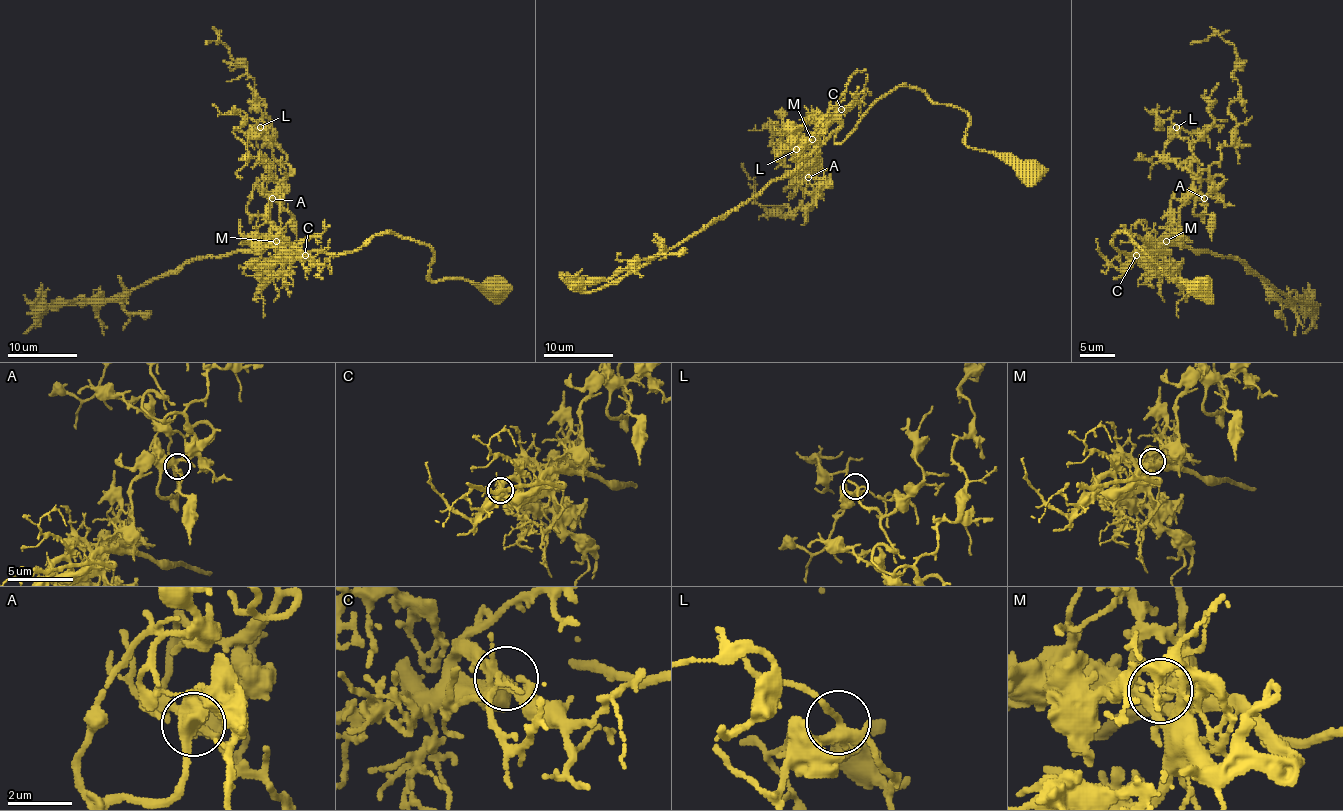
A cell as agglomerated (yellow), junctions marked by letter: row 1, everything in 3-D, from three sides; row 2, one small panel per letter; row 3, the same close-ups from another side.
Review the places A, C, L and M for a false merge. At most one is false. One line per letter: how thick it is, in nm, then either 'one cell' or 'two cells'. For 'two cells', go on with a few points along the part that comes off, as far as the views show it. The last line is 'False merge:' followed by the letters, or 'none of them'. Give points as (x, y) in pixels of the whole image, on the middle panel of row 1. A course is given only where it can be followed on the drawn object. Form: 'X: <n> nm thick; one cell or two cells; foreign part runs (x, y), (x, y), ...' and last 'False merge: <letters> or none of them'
A: 320 nm thick; one cell
C: 300 nm thick; one cell
L: 280 nm thick; one cell
M: 280 nm thick; two cells; foreign part runs (811, 139), (817, 156), (799, 165), (811, 184), (825, 183), (806, 209), (764, 209), (741, 163)
False merge: M

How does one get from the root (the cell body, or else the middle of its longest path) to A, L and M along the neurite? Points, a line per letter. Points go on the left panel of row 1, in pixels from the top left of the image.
A: (494, 291), (431, 281), (433, 251), (391, 232), (354, 251), (300, 253), (281, 241), (281, 200), (272, 198)
L: (494, 291), (431, 281), (433, 251), (391, 232), (338, 255), (284, 244), (263, 183), (295, 172), (260, 127)
M: (494, 291), (463, 279), (431, 281), (433, 251), (391, 232), (338, 255), (300, 253), (275, 241)

